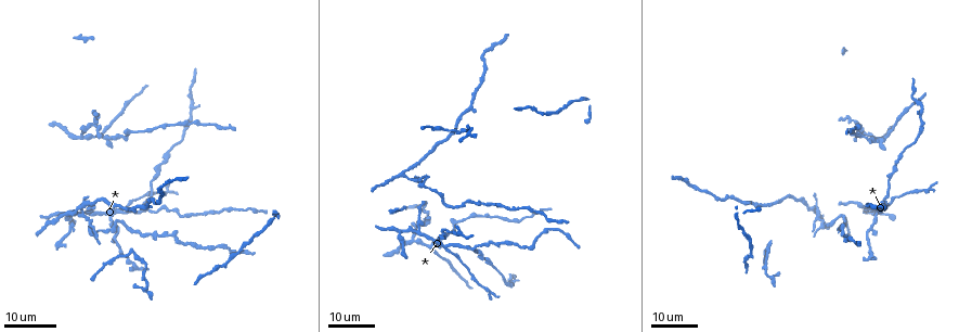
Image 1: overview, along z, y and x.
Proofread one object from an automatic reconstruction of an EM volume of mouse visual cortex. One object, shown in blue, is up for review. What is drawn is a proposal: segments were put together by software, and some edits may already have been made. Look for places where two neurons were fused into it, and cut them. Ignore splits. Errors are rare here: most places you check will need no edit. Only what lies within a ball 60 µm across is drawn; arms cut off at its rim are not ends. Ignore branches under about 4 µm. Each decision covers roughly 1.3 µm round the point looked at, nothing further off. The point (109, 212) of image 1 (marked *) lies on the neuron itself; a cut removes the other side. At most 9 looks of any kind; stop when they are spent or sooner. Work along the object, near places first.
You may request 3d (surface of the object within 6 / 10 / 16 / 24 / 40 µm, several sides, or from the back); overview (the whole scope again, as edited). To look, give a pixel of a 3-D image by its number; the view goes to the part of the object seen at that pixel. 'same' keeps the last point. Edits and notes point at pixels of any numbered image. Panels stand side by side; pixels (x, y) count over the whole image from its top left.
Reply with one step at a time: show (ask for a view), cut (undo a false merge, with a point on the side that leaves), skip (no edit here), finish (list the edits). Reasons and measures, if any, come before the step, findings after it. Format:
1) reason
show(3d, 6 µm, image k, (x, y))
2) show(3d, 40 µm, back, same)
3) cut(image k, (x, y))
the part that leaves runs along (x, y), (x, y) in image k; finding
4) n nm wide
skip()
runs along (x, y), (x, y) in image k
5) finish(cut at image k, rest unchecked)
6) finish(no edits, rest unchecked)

branch point
show(3d, 16 µm, image 1, (418, 230))

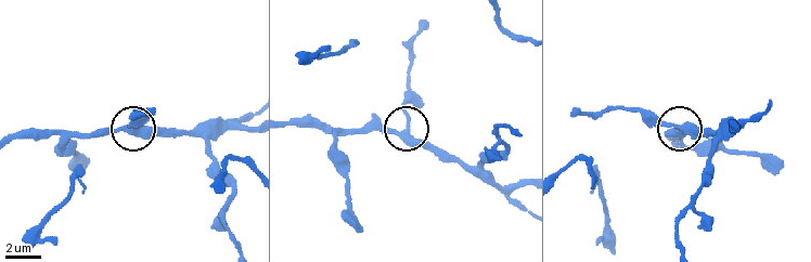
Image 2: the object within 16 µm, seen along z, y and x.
show(3d, 6 µm, image 2, (682, 125))

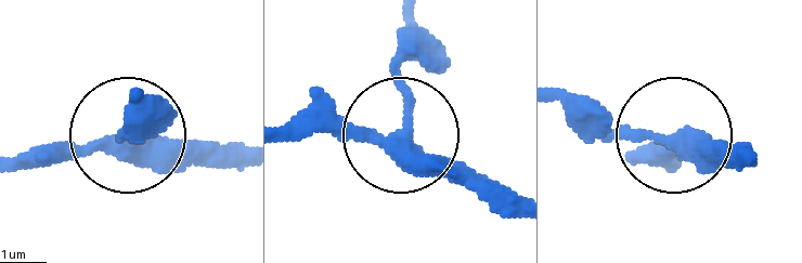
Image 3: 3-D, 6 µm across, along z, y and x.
3 arms
skip()
runs along (512, 219), (406, 142), (289, 126) in image 3; continuous, no second neuron

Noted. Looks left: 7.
thin arm on a thick one
show(3d, 24 µm, image 1, (444, 248))

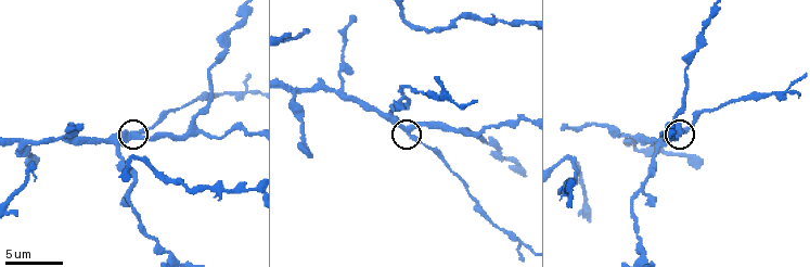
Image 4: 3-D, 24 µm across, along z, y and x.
zoom in
show(3d, 10 µm, image 4, (137, 137))

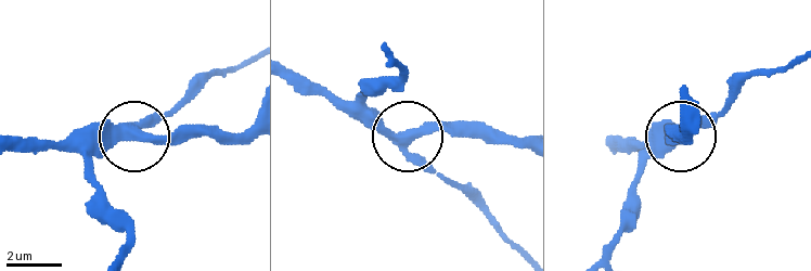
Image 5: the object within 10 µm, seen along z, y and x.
side arm 18 µm
skip()
runs along (85, 134), (131, 132), (178, 102) in image 5; continuous, no second neuron

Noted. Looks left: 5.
four arms meet
show(3d, 6 µm, image 4, (524, 21))

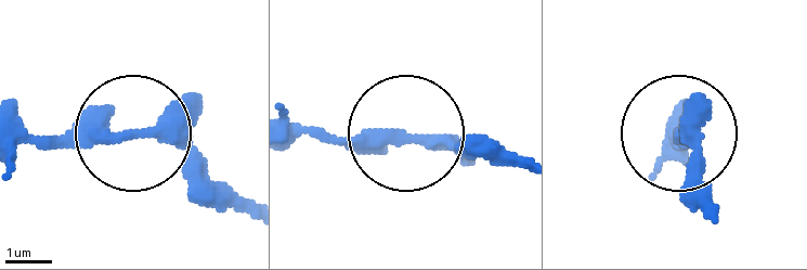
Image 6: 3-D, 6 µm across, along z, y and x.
skip()
runs along (23, 133), (151, 133), (229, 198) in image 6; continuous, no second neuron

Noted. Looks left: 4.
show(3d, 24 µm, image 1, (80, 136))

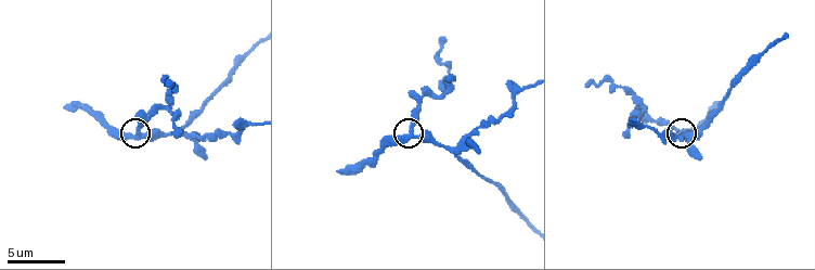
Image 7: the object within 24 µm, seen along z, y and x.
show(3d, 10 µm, image 7, (139, 131))

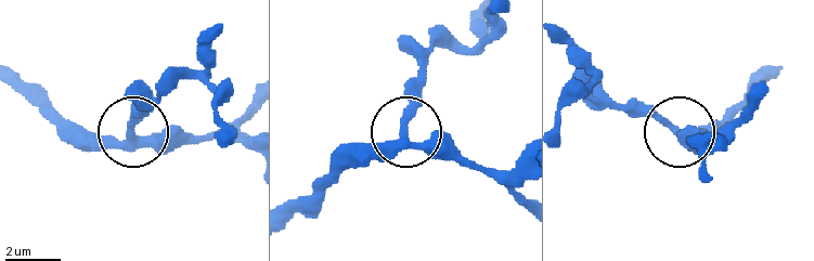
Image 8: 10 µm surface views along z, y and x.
side arm 8 µm
skip()
continuous, no second neuron

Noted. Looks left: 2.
finish(no edits, rest unchecked)

